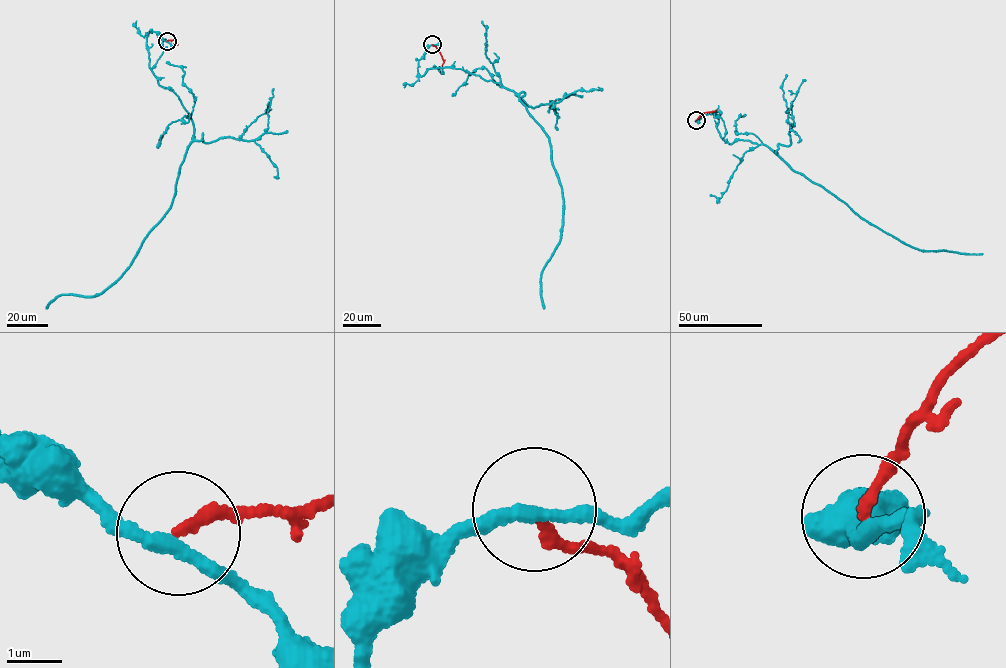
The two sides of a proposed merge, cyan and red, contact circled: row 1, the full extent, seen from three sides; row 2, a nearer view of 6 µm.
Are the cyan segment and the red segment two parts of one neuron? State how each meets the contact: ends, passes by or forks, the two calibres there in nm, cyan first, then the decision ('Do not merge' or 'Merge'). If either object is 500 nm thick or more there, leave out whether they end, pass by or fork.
At the ring cyan passes by. At the ring red ends. Thickness 240 nm (cyan) against 170 nm. Do not merge

